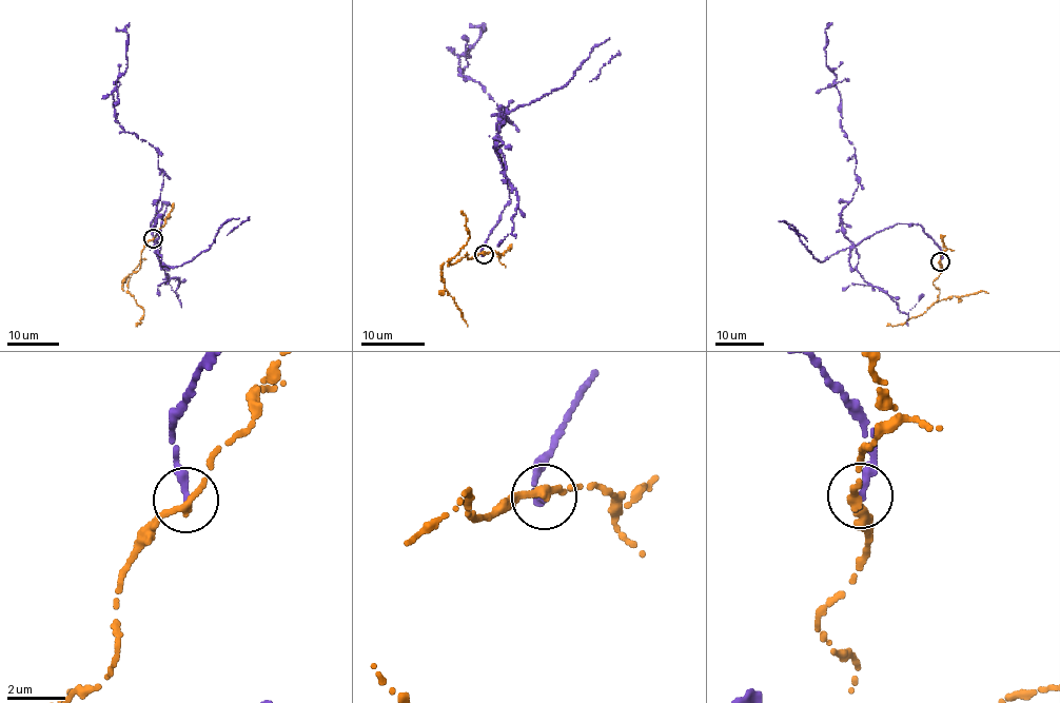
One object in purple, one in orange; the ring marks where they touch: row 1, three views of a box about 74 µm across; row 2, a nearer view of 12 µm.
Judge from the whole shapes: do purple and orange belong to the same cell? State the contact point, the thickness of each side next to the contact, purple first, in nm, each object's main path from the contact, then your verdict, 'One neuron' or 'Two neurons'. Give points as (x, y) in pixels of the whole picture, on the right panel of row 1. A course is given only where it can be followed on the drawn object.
Place: (940, 261). Thickness 280 nm (purple) against 280 nm. Course of purple: (940, 261), (920, 226), (897, 223), (852, 248), (845, 235), (841, 212), (859, 179), (826, 62), (829, 22). Course of orange: (940, 261), (941, 271), (933, 285), (939, 290), (935, 303), (982, 291), (988, 293). Two neurons

